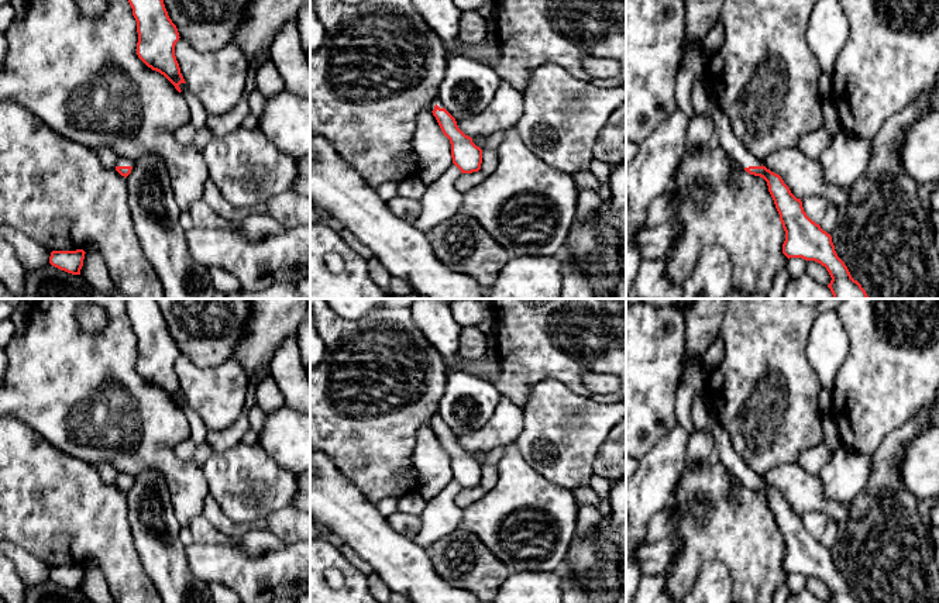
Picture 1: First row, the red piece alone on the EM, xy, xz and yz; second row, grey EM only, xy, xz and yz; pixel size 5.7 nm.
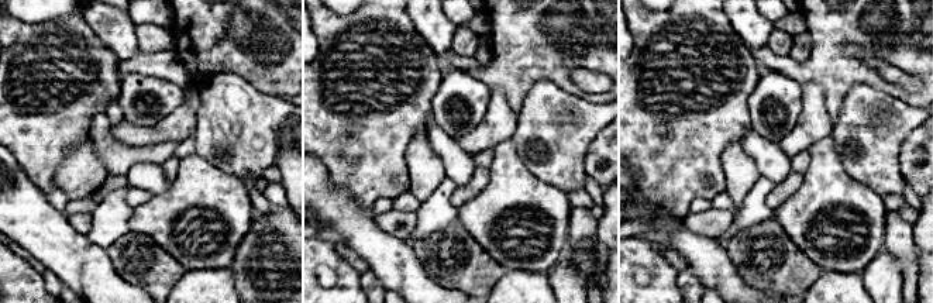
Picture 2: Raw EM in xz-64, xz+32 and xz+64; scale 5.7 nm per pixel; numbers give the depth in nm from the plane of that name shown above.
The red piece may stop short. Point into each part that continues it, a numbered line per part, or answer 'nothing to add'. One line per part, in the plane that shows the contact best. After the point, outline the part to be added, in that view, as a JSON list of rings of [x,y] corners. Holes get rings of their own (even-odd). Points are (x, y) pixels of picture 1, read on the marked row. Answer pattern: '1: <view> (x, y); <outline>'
1: yz (702, 96); [[[698,75],[691,90],[691,104],[695,114],[708,116],[715,127],[715,141],[729,154],[733,161],[739,162],[742,169],[749,166],[761,166],[761,161],[754,158],[746,147],[735,137],[730,121],[720,110],[715,90],[706,76]]]

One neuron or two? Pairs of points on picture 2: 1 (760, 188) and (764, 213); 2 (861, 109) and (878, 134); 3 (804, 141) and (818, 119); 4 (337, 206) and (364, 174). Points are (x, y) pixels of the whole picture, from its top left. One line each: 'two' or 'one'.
1: one
2: one
3: one
4: two

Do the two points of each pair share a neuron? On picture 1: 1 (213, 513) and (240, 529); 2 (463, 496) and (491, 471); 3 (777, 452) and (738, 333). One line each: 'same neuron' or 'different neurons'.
1: same neuron
2: same neuron
3: same neuron

